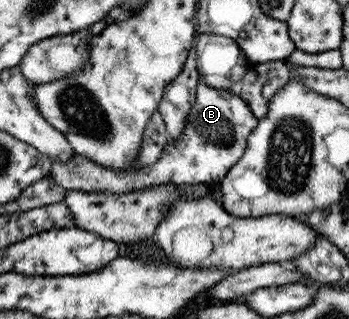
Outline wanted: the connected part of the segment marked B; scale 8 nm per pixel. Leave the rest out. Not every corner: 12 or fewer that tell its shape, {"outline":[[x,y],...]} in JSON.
{"outline":[[200,81],[181,136],[131,171],[75,155],[49,177],[80,192],[219,182],[258,119]]}

